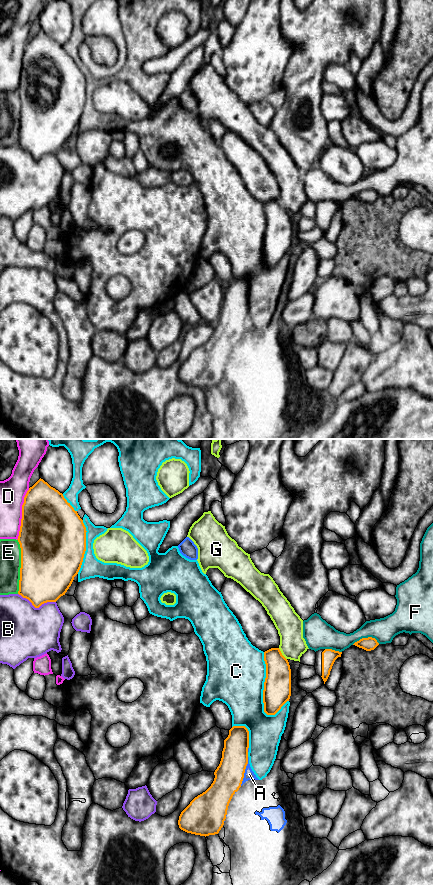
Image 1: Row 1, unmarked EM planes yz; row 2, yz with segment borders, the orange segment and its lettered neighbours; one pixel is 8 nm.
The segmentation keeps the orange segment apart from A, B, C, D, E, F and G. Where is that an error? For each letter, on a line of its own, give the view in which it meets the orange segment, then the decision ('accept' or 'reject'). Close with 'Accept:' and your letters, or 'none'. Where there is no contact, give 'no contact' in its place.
A: yz | reject
B: yz | reject
C: yz | reject
D: yz | reject
E: yz | reject
F: yz | reject
G: yz | reject
Accept: none

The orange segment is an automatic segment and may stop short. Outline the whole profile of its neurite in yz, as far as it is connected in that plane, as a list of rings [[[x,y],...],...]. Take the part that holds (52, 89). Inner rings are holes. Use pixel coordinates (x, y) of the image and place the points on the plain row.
[[[39,31],[29,40],[22,57],[22,71],[18,88],[21,100],[21,120],[18,146],[28,151],[35,160],[47,154],[56,154],[65,147],[78,126],[86,103],[86,79],[77,63],[63,46]]]

